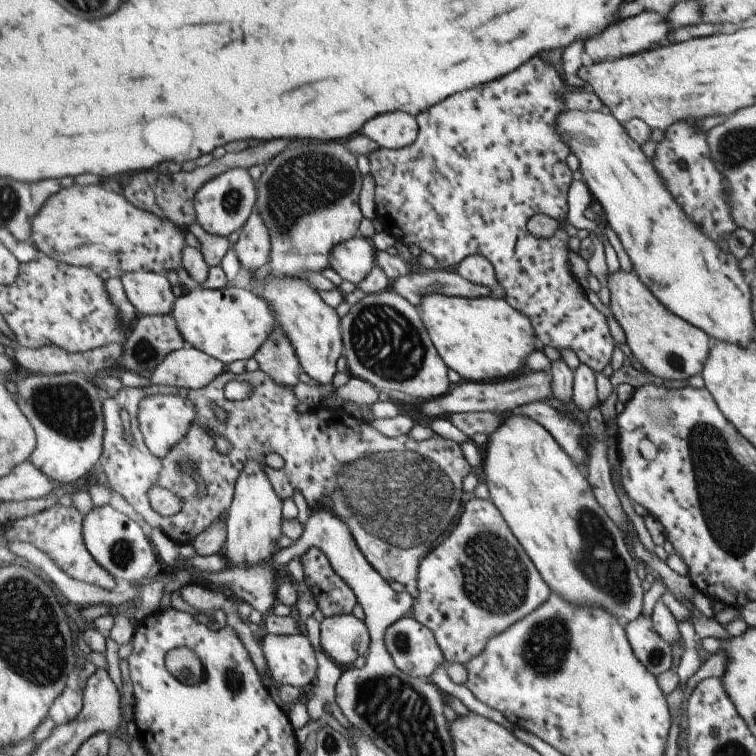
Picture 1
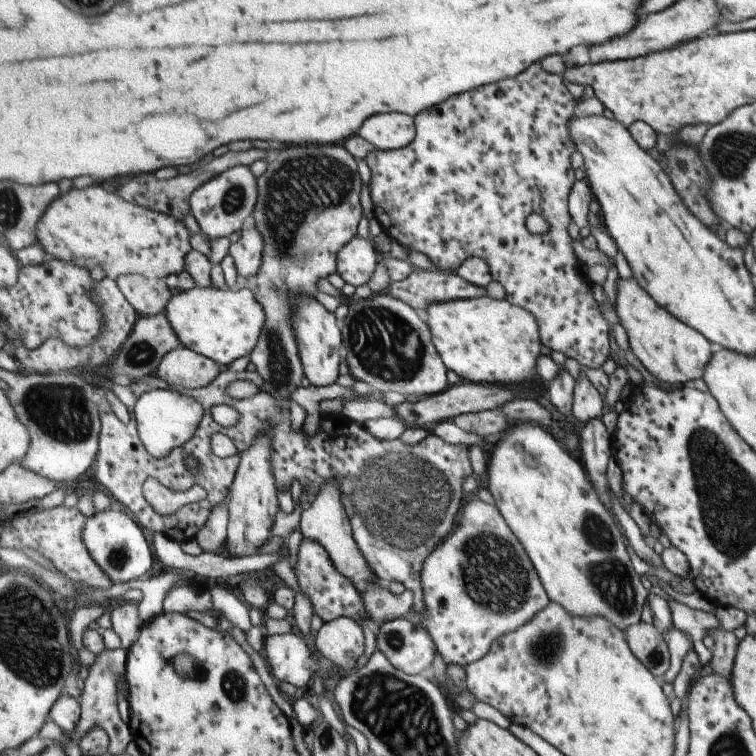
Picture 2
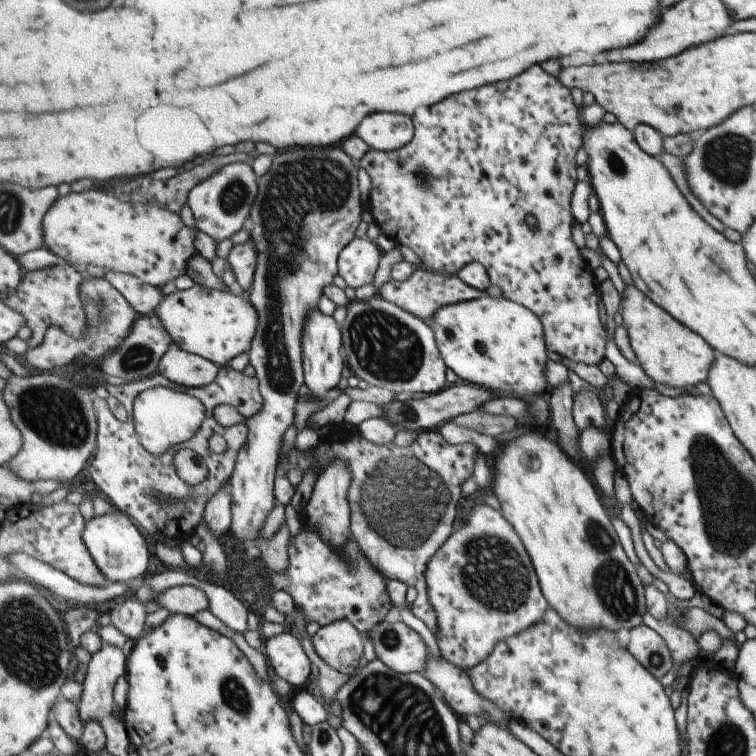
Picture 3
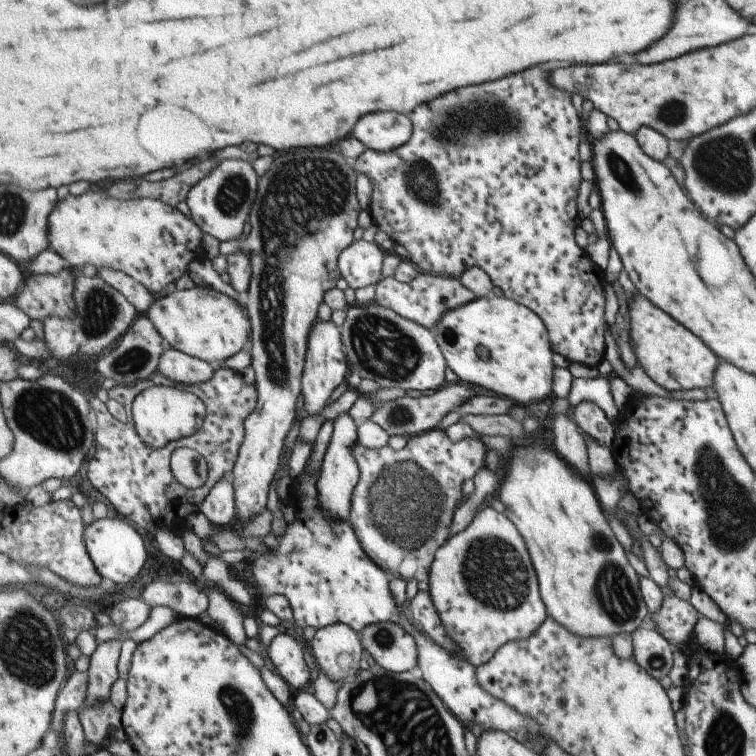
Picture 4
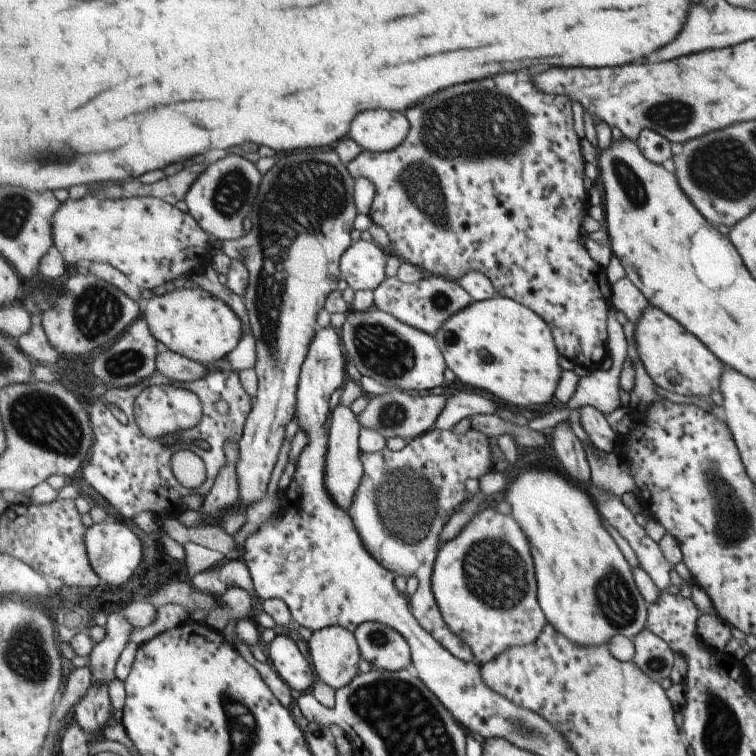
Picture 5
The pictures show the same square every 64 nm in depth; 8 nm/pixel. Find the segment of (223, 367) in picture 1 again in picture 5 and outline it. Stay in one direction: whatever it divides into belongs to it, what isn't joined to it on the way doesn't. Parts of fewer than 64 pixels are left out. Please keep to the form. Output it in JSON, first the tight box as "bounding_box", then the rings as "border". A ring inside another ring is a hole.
{"bounding_box":[157,350,205,382],"border":[[[165,350],[158,355],[157,369],[166,377],[177,382],[195,382],[205,378],[205,364],[195,362],[183,354],[177,354],[173,350]]]}

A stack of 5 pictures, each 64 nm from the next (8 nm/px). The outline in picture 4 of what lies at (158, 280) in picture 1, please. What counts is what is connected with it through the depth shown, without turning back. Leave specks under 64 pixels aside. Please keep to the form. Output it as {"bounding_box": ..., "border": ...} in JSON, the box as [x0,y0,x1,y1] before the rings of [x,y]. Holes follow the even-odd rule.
{"bounding_box":[97,267,156,315],"border":[[[105,267],[97,269],[97,274],[111,286],[119,289],[119,292],[122,292],[135,305],[135,308],[139,309],[141,315],[145,315],[155,304],[156,300],[153,299],[151,290],[126,272]]]}

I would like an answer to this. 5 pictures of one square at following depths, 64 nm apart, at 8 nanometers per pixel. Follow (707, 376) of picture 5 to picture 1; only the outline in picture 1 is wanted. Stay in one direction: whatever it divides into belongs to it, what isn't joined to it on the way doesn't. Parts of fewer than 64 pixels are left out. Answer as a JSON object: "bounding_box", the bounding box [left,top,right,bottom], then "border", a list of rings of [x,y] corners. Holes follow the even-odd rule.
{"bounding_box":[607,270,710,380],"border":[[[635,270],[609,272],[607,284],[610,292],[609,308],[625,332],[626,344],[632,355],[649,374],[669,380],[685,380],[701,372],[705,366],[707,350],[710,350],[707,346],[709,338],[701,328],[695,328],[689,321],[671,312],[647,288],[647,284],[643,284]]]}

